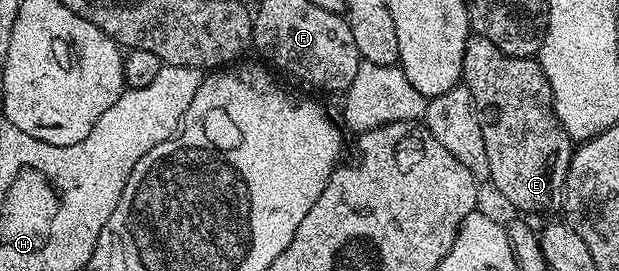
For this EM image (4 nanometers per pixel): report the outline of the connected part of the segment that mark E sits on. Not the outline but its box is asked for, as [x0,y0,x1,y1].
[461,33,572,212]

